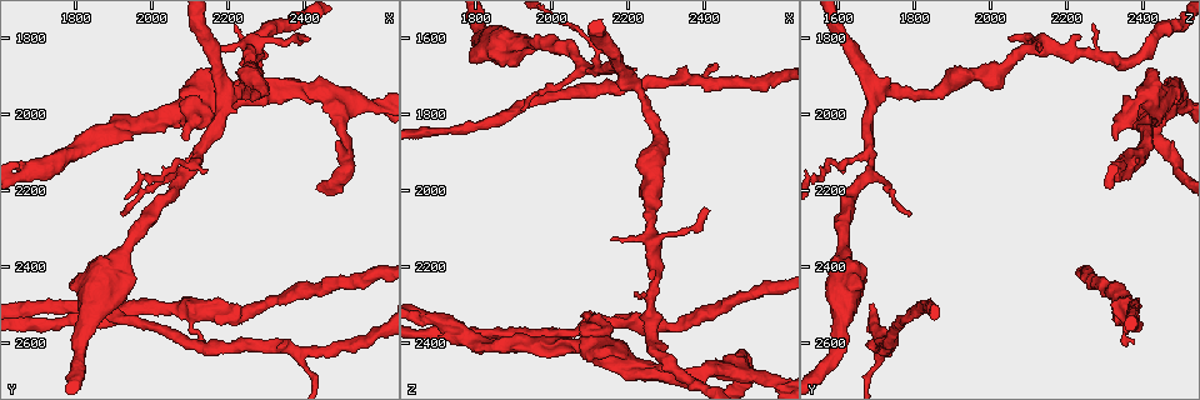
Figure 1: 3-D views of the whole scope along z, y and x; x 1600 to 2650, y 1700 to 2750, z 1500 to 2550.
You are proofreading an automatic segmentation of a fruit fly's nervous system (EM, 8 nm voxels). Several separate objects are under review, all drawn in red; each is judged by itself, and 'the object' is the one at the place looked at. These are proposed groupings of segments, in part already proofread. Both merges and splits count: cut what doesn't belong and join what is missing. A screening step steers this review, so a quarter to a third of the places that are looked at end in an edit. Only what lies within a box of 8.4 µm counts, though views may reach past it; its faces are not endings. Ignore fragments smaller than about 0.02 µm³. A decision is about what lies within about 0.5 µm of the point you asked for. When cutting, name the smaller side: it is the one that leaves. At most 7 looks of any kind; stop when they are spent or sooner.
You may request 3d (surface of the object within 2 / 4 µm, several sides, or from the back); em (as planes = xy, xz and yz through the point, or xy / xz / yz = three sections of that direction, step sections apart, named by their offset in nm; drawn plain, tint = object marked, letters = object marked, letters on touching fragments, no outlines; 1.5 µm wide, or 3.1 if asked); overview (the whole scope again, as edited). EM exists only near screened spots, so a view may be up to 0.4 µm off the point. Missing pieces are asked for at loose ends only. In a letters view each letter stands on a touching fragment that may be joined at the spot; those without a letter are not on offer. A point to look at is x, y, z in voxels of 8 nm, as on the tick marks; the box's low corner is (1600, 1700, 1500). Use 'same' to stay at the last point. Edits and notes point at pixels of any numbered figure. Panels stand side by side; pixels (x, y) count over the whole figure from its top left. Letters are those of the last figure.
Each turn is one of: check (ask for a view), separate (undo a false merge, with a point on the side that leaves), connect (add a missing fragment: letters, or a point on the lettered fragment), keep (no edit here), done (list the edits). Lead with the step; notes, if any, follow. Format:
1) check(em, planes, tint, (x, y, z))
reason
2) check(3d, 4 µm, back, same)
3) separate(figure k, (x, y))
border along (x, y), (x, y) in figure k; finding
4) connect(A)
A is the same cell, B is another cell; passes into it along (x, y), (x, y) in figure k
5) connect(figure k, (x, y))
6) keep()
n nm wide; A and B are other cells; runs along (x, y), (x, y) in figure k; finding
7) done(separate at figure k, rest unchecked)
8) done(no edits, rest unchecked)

check(em, planes, letters, (2115, 2105, 1685))
side arm on a straight run

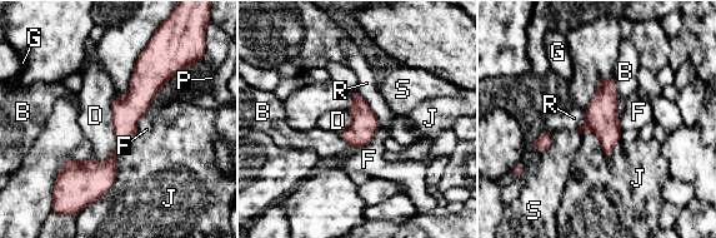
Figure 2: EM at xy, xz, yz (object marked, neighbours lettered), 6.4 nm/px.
keep()
B, D, F, G, J, P, R and S are other cells; runs along (148, 53), (148, 79), (96, 192) in figure 2; continuous, no second cell

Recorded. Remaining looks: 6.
check(em, planes, letters, (2150, 1810, 2125))
an open end

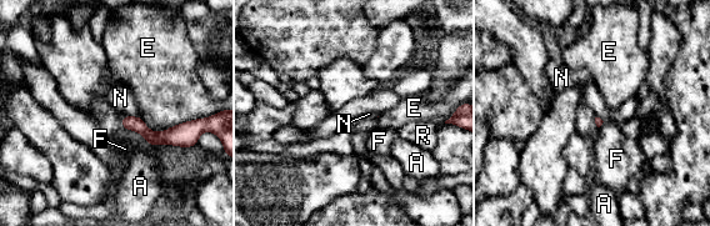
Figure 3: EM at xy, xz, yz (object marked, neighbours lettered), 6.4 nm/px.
keep()
A, E, F, N and R are other cells; border along (124, 115), (138, 116) in figure 3; no lettered fragment goes on from it

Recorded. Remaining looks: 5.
check(3d, 2 µm, (2080, 2075, 2325))
stops while still wide

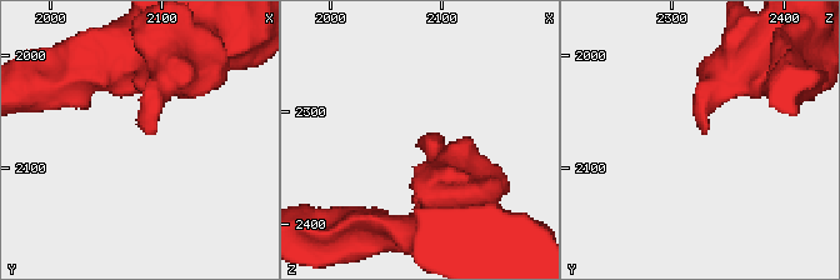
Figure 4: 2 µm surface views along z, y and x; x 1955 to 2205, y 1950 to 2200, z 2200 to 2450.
check(em, 3.1 µm, xz, step 8, letters, (2084, 2068, 2332))

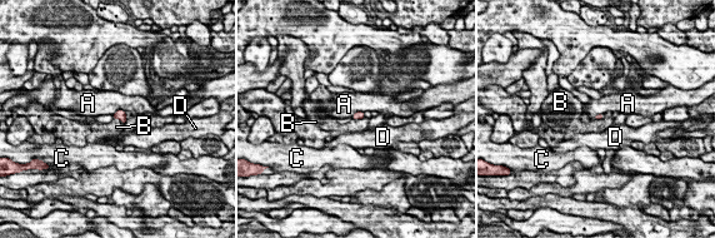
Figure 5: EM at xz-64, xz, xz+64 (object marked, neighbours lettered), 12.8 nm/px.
keep()
A touches over 170 nm; A, B, C and D are other cells; border along (364, 117), (353, 119) in figure 5; no lettered fragment goes on from it

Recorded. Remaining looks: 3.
done(no edits, rest unchecked)

